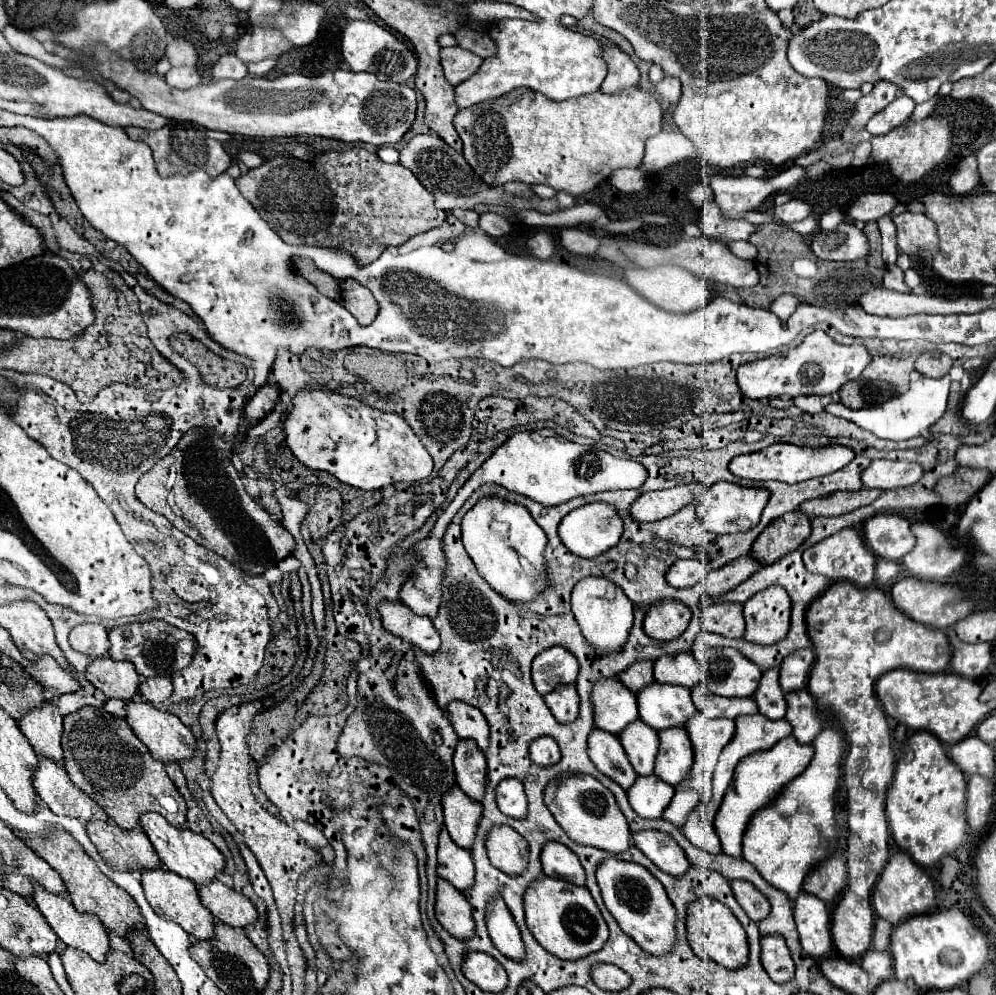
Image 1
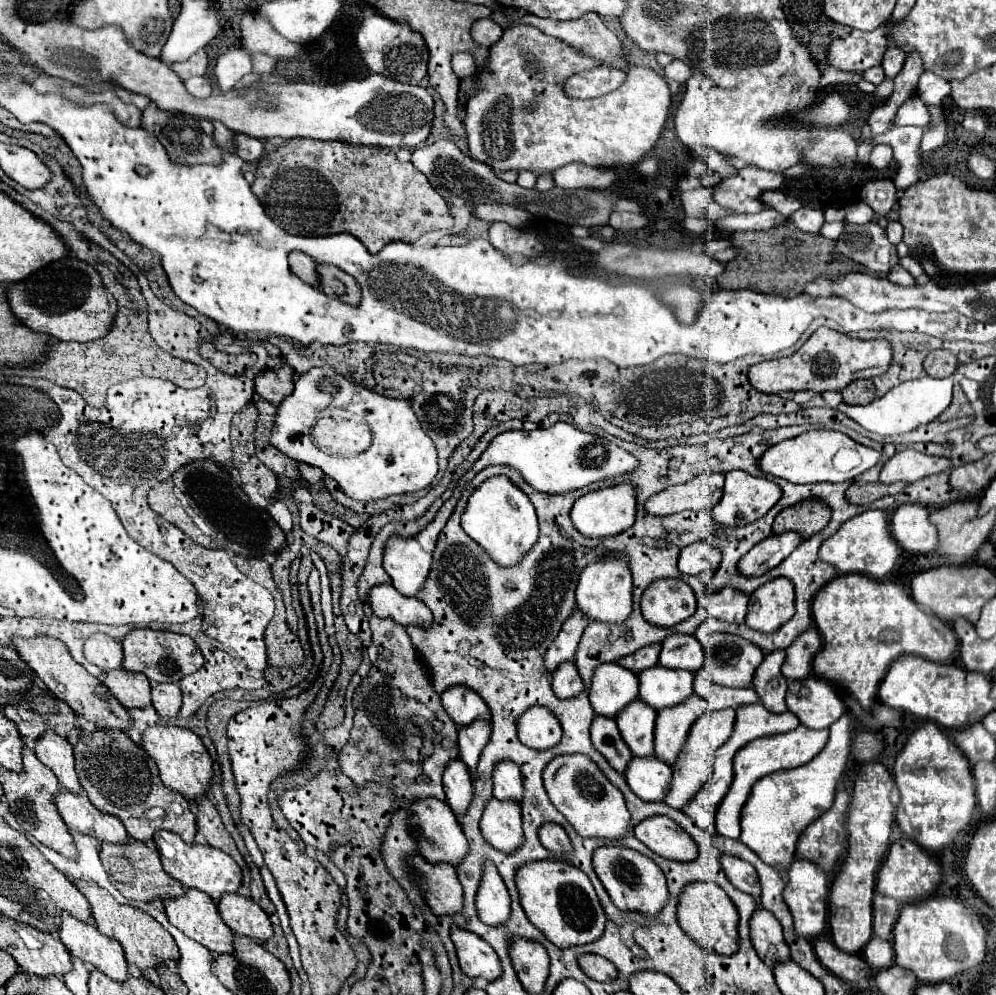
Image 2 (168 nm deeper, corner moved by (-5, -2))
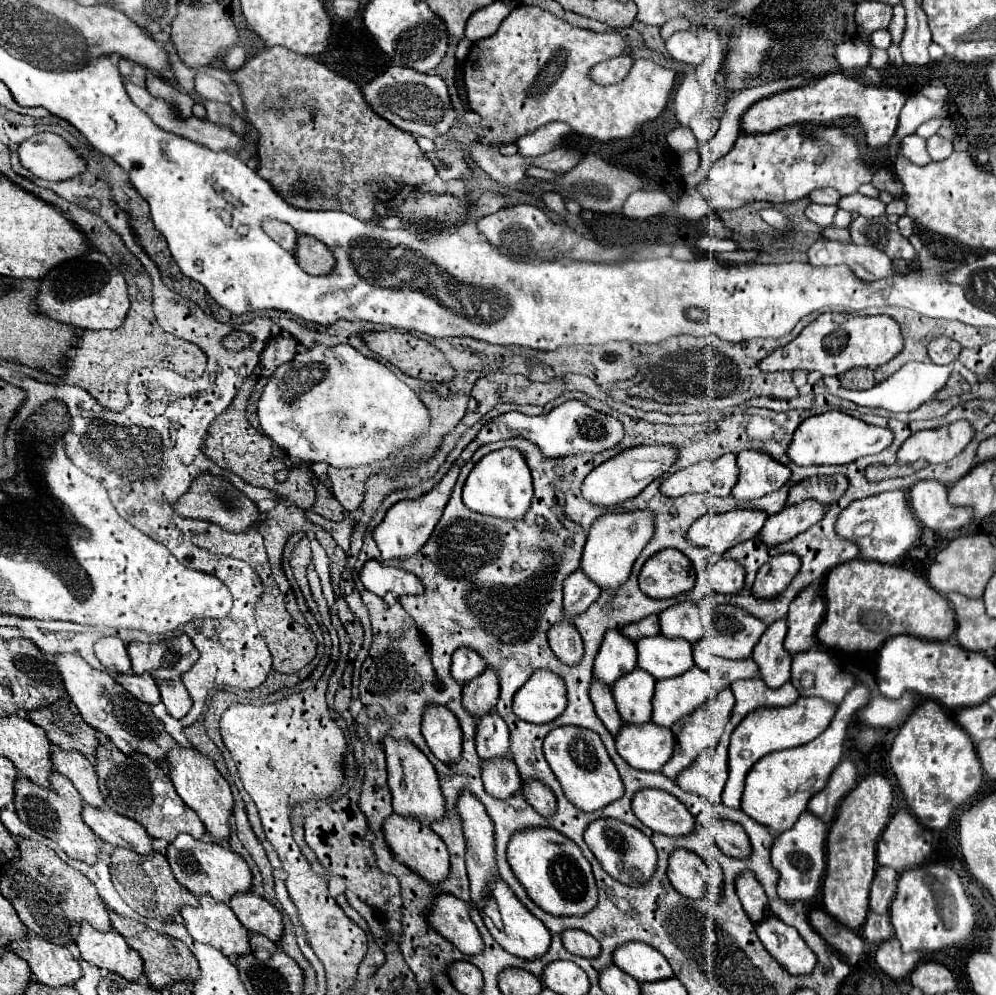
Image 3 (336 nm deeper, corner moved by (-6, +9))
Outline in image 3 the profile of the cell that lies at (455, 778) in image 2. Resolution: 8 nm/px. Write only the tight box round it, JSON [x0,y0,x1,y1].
[421,705,461,763]

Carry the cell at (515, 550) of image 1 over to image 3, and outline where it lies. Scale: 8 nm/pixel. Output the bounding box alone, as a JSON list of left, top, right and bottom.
[463,447,533,519]

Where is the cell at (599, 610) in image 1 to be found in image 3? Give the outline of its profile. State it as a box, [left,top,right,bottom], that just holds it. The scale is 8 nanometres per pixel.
[581,511,655,591]

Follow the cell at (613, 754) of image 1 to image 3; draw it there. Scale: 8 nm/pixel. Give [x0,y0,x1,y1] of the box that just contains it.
[589,677,621,735]

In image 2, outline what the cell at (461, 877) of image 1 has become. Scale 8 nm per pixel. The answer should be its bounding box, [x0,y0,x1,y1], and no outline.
[410,798,468,866]

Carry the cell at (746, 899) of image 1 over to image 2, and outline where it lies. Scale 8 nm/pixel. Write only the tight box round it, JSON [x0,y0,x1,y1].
[720,856,762,900]

